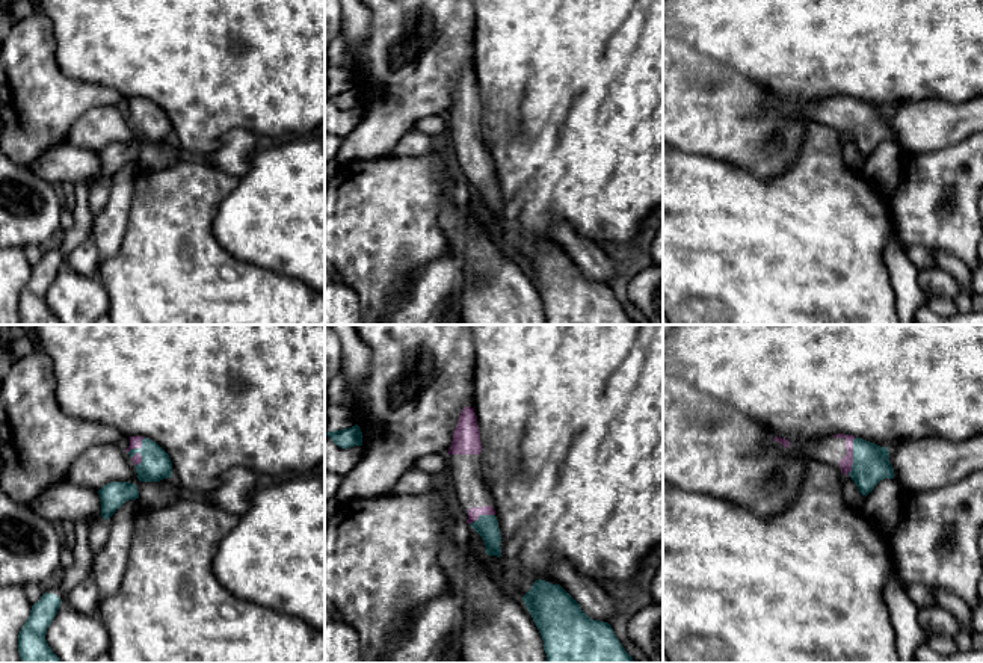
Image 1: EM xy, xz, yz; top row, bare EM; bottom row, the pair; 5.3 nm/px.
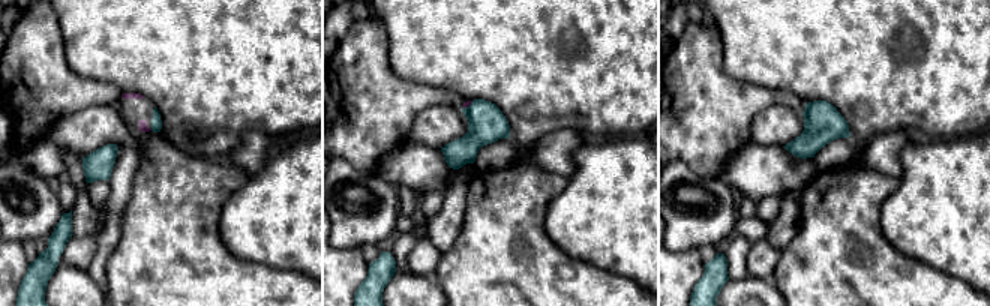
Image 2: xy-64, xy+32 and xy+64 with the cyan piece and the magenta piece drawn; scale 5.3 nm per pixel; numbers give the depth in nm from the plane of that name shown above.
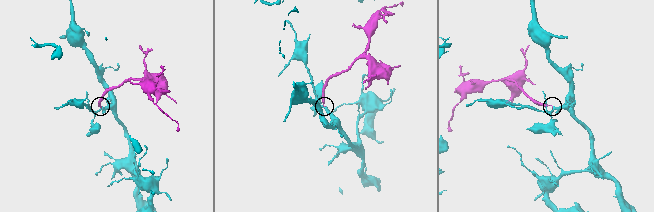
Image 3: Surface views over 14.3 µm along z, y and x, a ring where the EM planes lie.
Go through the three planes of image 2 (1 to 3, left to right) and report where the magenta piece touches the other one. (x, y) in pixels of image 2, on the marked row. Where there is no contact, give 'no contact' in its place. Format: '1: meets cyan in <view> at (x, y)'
1: no contact
2: meets cyan in xy+32 at (467, 107)
3: no contact

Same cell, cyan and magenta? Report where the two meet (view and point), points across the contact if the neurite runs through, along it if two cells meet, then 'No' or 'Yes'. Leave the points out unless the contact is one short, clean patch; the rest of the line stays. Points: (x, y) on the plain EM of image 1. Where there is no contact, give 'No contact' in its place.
Touches cyan at yz (853, 118). Path across: yz (872, 126), (853, 118), (846, 124). Yes

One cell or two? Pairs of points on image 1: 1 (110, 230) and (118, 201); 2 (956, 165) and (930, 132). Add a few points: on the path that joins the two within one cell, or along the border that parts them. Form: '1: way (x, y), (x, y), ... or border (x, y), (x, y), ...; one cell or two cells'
1: way (112, 222), (118, 209); one cell
2: border (967, 136), (946, 147), (912, 151), (909, 154); two cells

